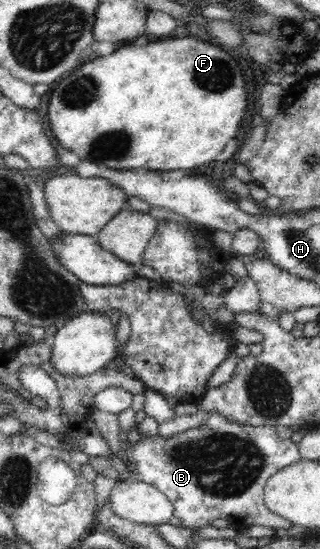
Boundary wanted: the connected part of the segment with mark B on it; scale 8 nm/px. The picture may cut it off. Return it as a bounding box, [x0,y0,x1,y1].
[122,410,301,529]

